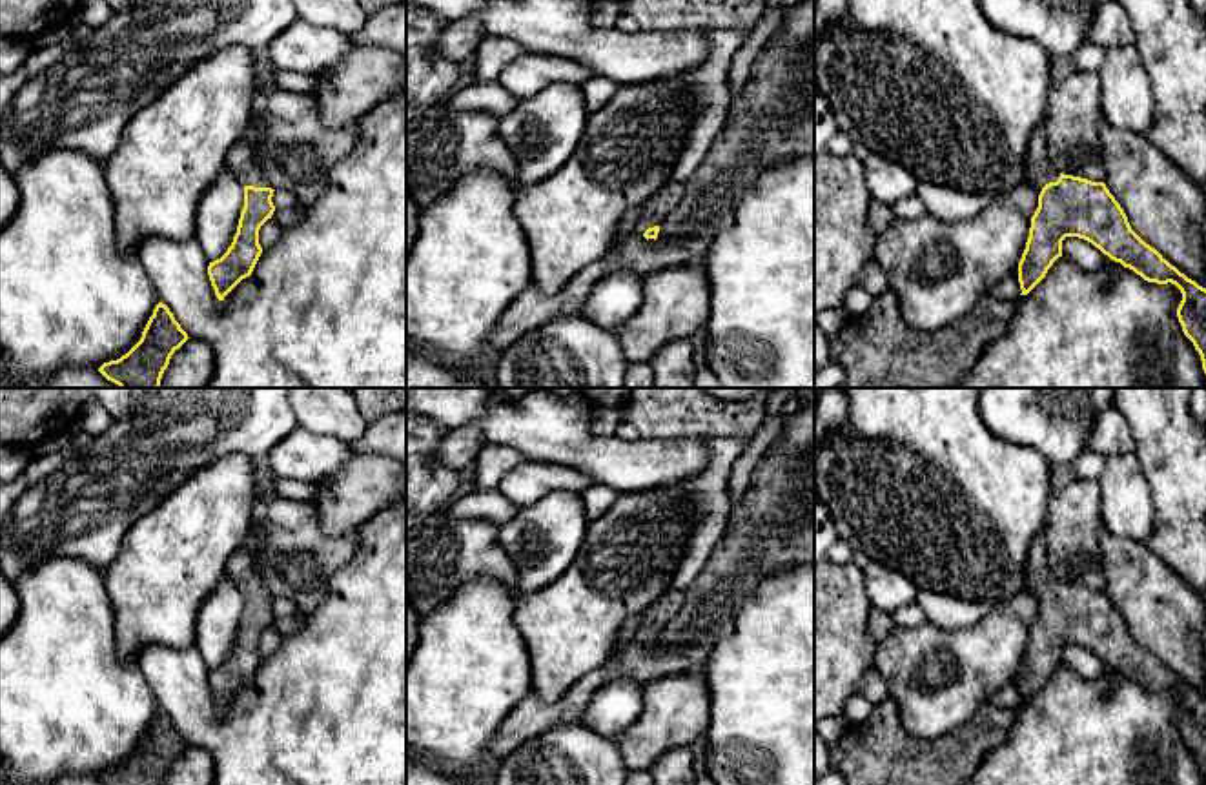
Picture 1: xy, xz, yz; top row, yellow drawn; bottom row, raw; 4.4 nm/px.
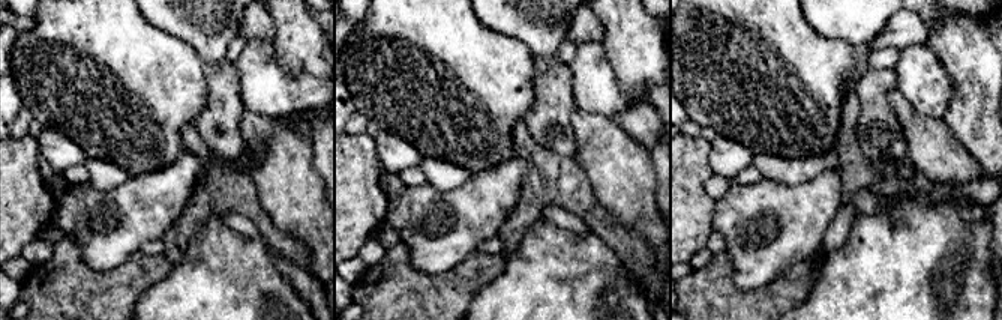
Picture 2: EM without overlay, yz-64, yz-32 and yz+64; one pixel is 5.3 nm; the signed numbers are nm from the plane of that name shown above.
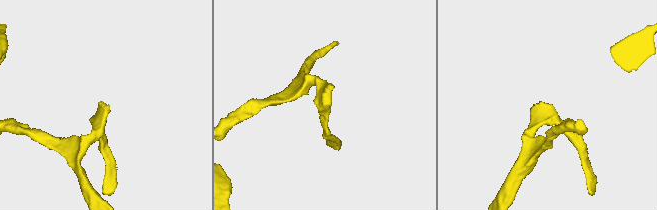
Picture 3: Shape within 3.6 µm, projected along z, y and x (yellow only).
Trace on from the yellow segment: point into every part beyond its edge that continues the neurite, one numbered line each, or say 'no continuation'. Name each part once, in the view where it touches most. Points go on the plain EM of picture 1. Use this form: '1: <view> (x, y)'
1: yz (1039, 578)

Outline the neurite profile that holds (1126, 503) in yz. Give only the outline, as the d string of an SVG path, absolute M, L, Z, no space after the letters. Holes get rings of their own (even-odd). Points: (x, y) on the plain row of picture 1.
M1106 455L1097 483L1104 528L1117 537L1146 543L1155 532L1155 501L1137 455Z

